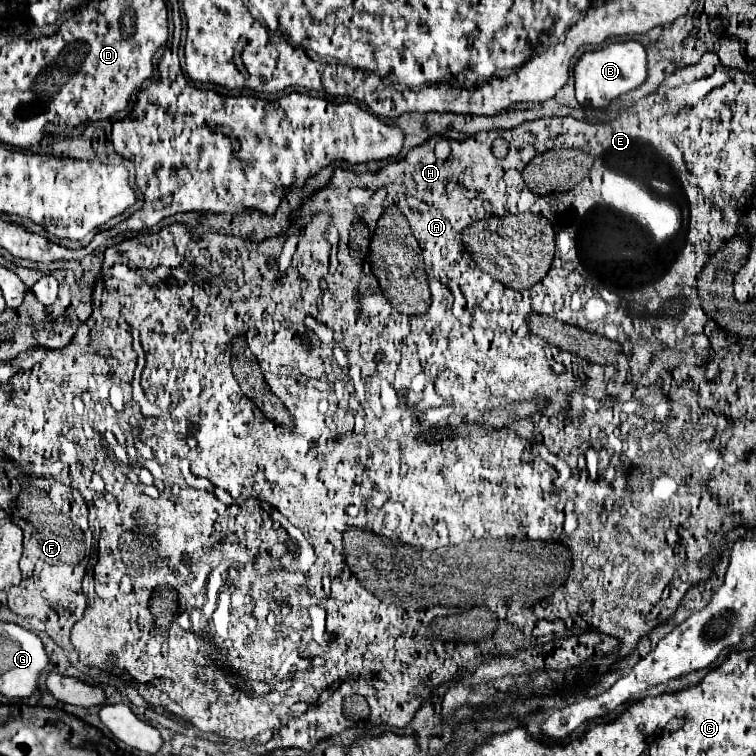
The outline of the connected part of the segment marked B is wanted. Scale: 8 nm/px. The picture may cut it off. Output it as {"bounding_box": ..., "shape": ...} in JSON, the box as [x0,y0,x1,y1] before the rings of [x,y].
{"bounding_box":[575,40,647,110],"shape":[[[629,40],[621,44],[611,44],[595,52],[585,52],[575,66],[575,94],[577,102],[587,108],[587,102],[595,110],[605,110],[611,100],[639,88],[647,78],[647,58],[639,42]]]}

